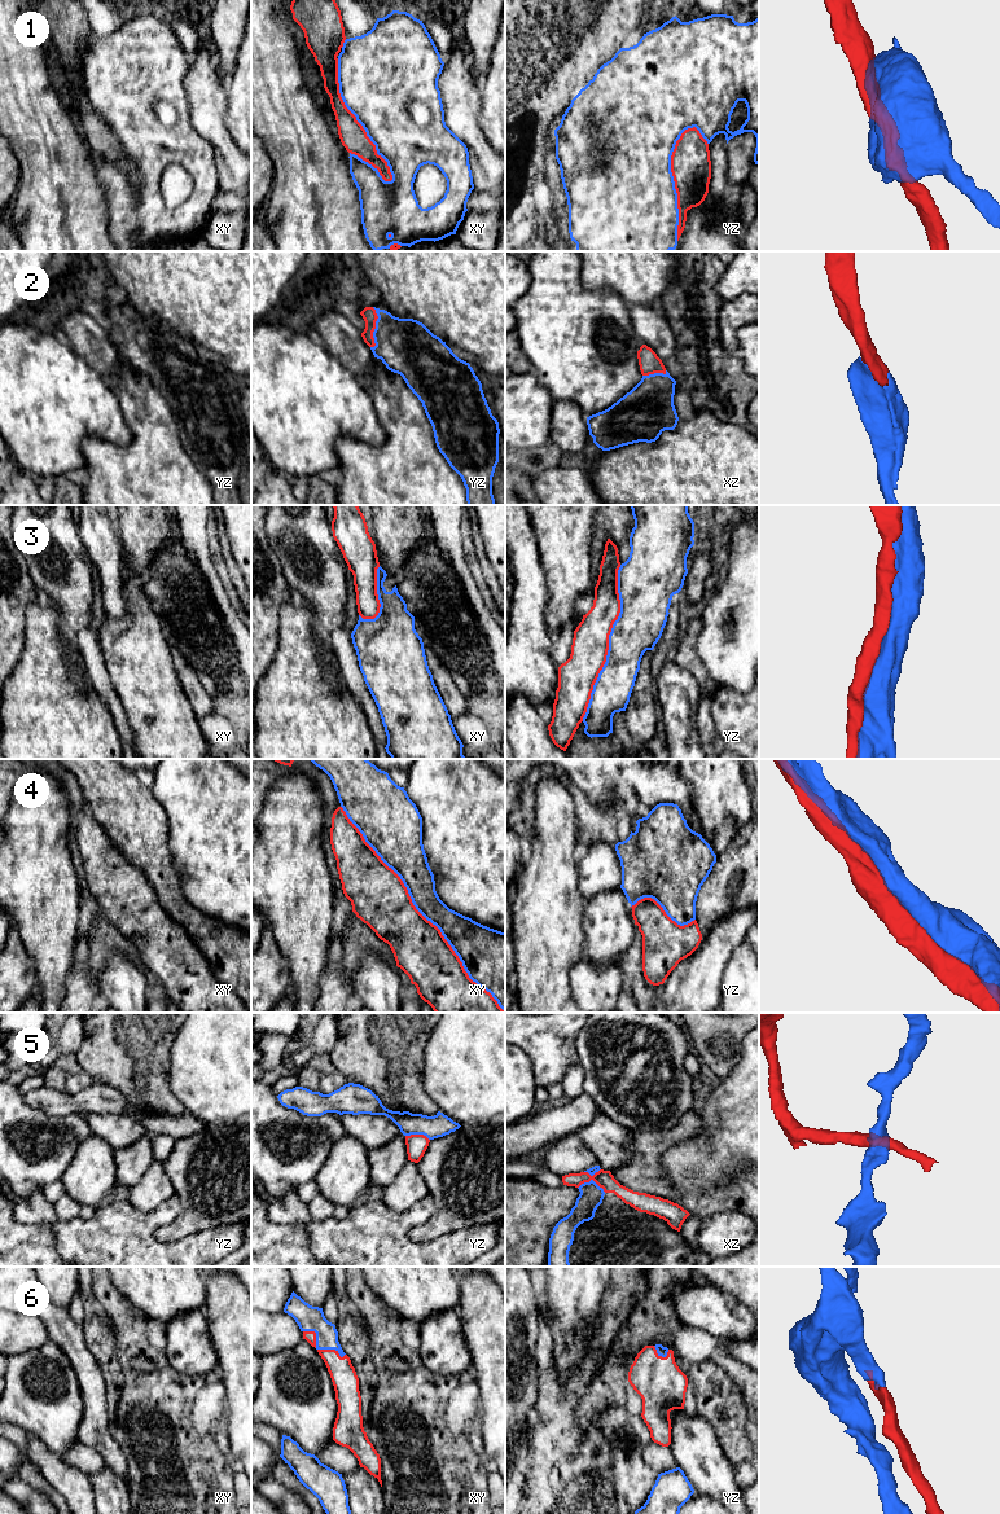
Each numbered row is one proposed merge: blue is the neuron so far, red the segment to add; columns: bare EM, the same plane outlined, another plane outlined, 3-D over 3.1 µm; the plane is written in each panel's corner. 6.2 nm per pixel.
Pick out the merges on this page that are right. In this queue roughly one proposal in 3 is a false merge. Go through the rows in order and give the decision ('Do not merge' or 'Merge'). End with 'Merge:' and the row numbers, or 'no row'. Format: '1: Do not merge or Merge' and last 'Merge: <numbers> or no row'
1: Do not merge
2: Merge
3: Merge
4: Merge
5: Do not merge
6: Merge
Merge: 2, 3, 4, 6

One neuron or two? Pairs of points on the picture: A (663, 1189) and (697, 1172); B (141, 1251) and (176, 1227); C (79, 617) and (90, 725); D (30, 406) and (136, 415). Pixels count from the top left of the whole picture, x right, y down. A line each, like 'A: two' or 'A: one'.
A: two
B: two
C: two
D: two

